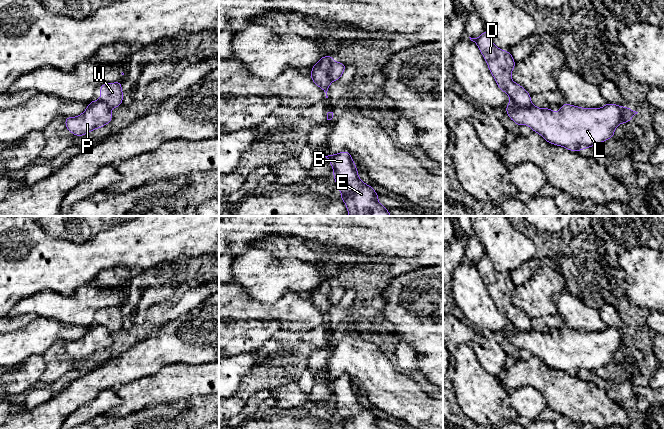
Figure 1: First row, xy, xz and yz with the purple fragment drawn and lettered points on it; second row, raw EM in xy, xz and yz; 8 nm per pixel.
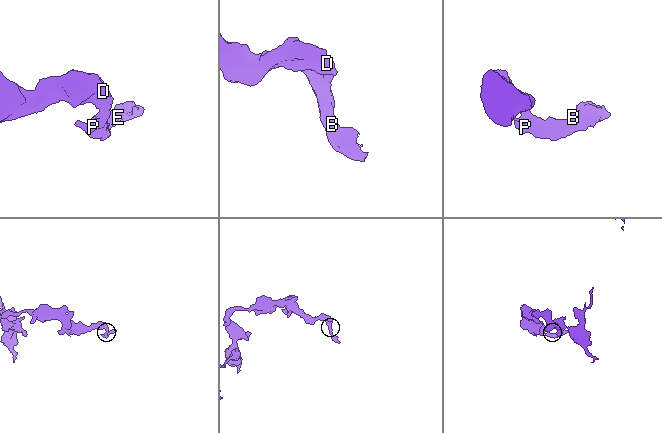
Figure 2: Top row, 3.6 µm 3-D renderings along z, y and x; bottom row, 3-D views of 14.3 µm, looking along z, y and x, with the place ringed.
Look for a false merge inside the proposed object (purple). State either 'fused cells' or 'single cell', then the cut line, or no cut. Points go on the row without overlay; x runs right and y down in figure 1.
fused cells | yz (510, 325), (521, 330), (529, 330), (531, 328)

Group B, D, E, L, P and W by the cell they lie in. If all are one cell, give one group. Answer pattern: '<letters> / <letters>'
B E L P / D W

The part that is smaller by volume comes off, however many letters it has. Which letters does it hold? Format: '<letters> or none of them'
B, E, L, P

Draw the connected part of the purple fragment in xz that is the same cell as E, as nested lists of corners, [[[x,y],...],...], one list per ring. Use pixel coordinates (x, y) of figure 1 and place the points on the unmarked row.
[[[348,375],[325,381],[333,391],[332,398],[345,429],[382,429],[378,425],[379,418],[359,402],[356,388]]]

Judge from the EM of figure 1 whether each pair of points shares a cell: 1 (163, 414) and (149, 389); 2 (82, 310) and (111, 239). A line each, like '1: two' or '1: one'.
1: two
2: two

